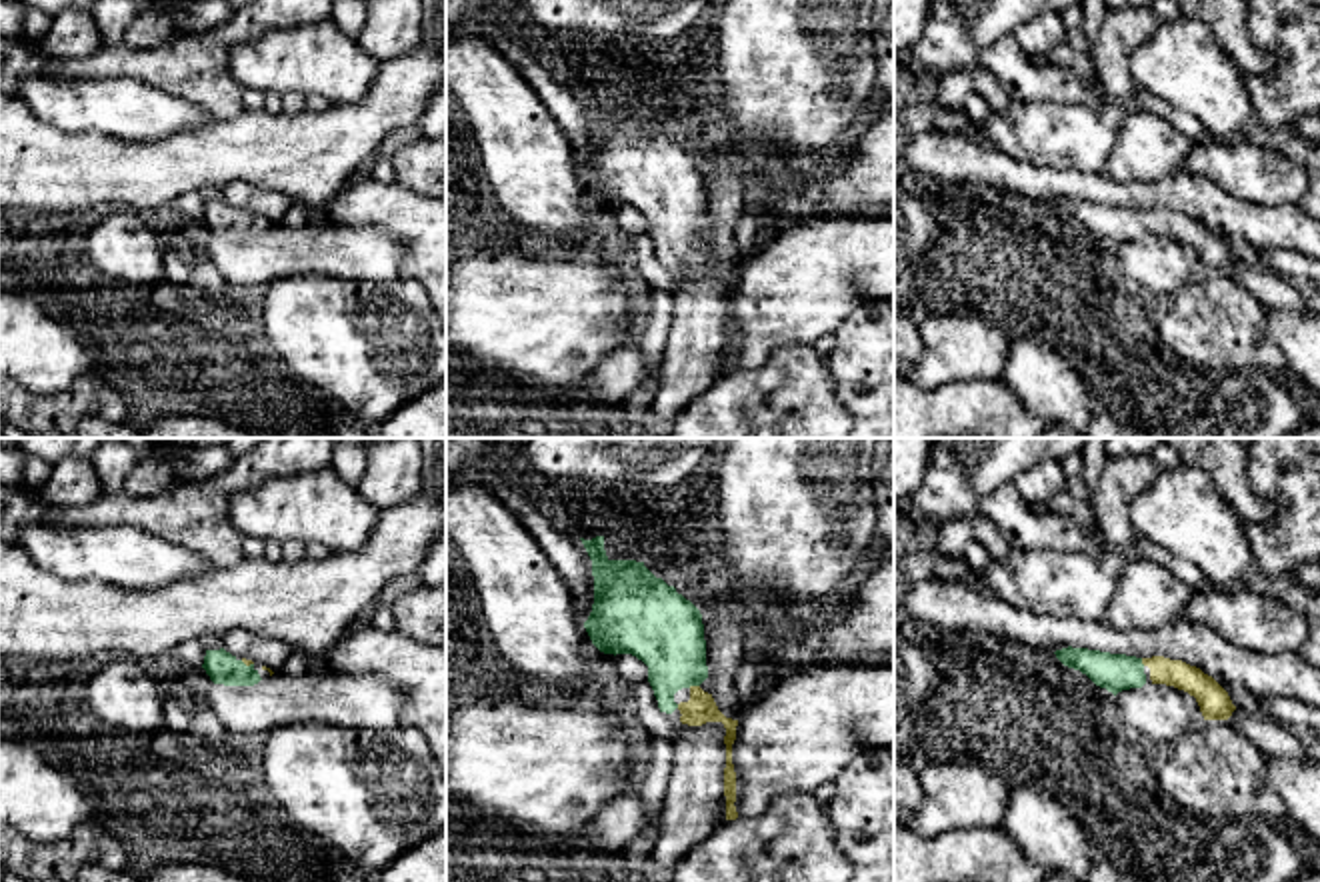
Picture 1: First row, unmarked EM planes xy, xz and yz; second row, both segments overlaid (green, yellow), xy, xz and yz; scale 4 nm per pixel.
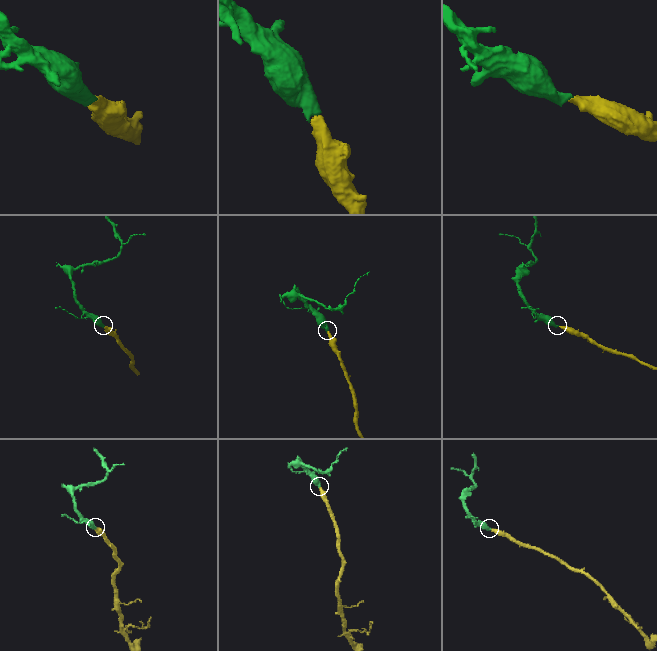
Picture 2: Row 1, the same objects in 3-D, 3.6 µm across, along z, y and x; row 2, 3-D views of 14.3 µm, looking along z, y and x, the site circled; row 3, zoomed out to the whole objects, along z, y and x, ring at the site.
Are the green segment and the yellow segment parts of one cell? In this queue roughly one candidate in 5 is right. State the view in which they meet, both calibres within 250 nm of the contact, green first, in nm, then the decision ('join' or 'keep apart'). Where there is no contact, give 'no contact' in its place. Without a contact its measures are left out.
xz | 300/120 nm | join

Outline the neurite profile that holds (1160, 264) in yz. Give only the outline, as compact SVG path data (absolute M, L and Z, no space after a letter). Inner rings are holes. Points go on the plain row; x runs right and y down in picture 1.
M1144 236L1116 246L1120 270L1136 280L1154 302L1204 274L1194 248L1166 236Z

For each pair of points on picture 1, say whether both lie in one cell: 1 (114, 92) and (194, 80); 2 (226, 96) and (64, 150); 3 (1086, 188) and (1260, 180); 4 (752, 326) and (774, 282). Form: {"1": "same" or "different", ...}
{"1": "different", "2": "different", "3": "different", "4": "same"}

